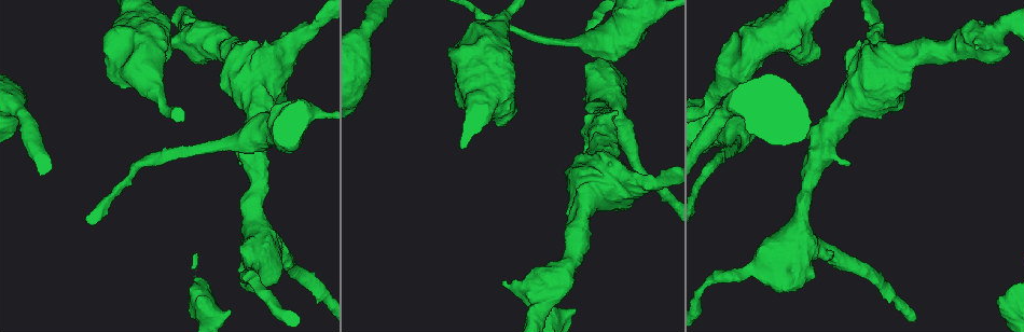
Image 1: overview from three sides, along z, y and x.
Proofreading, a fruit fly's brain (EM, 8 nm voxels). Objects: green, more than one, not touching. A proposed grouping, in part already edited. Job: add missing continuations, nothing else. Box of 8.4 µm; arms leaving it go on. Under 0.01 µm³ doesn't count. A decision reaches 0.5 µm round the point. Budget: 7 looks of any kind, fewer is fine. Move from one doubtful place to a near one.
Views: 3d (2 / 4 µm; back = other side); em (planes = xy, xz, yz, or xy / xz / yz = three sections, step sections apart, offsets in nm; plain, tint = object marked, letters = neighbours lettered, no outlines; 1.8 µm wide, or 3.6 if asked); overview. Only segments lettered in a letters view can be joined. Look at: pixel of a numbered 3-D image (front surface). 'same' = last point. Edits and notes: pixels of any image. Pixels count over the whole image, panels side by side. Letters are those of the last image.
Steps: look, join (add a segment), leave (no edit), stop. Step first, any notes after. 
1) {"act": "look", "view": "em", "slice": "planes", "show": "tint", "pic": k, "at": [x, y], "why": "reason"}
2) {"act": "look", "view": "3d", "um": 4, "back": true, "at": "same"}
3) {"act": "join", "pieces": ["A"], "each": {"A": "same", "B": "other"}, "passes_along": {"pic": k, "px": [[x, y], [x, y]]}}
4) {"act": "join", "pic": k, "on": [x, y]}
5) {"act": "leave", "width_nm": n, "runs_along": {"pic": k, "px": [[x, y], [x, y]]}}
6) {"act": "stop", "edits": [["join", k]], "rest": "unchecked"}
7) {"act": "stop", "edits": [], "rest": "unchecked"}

{"act": "look", "view": "3d", "um": 4, "pic": 1, "at": [574, 308], "why": "free end"}

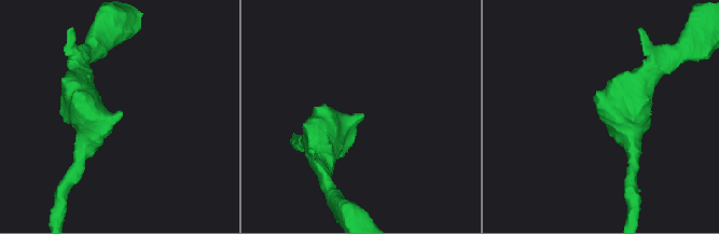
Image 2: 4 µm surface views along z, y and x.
{"act": "look", "view": "em", "slice": "planes", "show": "letters", "pic": 2, "at": [362, 116], "why": "need the tissue"}

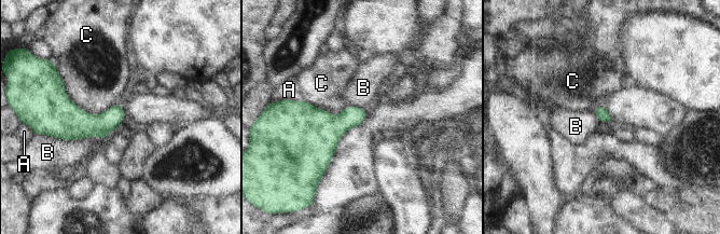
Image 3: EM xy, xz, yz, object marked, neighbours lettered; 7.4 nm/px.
{"act": "leave", "each": {"A": "other", "B": "other", "C": "other"}, "border": {"pic": 3, "px": [[49, 135], [64, 139], [104, 138]]}, "found": "no lettered segment goes on from it"}

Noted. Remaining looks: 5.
{"act": "look", "view": "em", "um": 3.6, "slice": "xz", "step": 8, "show": "letters", "pic": 1, "at": [811, 277], "why": "an open end"}

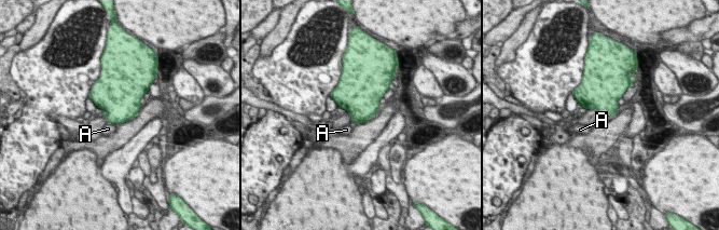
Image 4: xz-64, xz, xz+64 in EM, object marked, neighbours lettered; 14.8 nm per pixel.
{"act": "look", "view": "em", "um": 3.6, "slice": "xy", "step": 4, "show": "letters", "at": "same"}

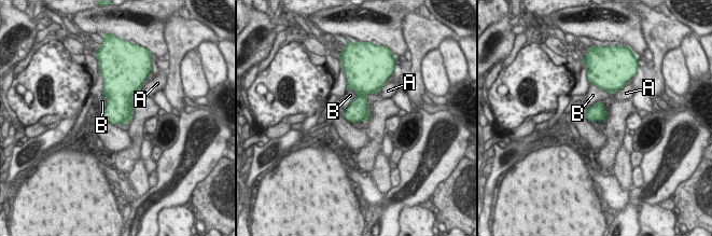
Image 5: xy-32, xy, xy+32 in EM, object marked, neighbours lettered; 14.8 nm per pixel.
{"act": "leave", "longest_contact_nm": ["B", 380], "each": {"A": "other", "B": "other"}, "found": "none of them fits"}

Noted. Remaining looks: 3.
{"act": "look", "view": "3d", "um": 2, "pic": 1, "at": [850, 163], "why": "thick end"}

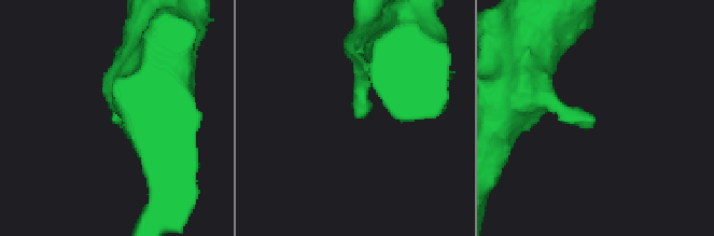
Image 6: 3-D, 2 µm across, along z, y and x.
{"act": "look", "view": "em", "slice": "planes", "show": "letters", "pic": 6, "at": [112, 122]}

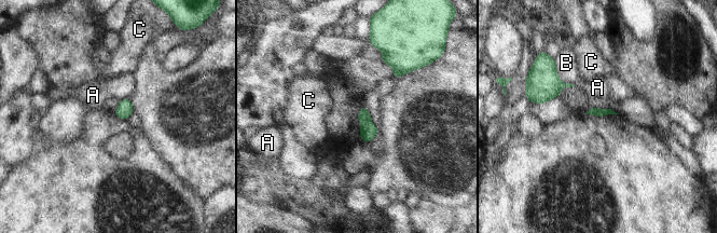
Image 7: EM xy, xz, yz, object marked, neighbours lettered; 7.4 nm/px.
{"act": "leave", "longest_contact_nm": ["B", 260], "each": {"A": "other", "B": "other", "C": "other"}, "border": {"pic": 7, "px": [[129, 98], [123, 98], [119, 101]]}, "found": "no lettered segment goes on from it"}

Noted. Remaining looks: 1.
{"act": "stop", "edits": [], "rest": "unchecked"}

